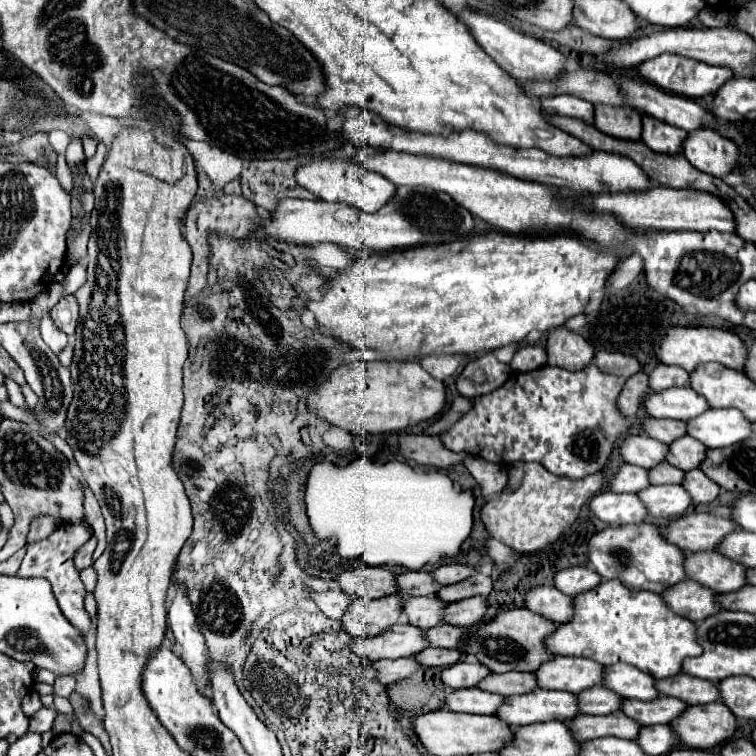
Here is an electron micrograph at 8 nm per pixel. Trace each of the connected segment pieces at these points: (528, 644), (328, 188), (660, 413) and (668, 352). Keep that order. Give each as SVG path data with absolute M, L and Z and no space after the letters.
M526 608L502 610L490 622L478 626L478 630L470 630L464 636L462 646L466 654L474 654L480 664L484 664L490 672L534 672L542 662L548 660L548 652L544 648L544 638L556 630L554 622L544 620L538 614L528 612Z
M312 160L310 164L302 166L296 172L296 180L306 190L314 192L318 198L326 202L342 202L354 208L360 208L368 214L374 214L380 210L396 192L396 186L390 184L390 180L384 180L384 176L376 172L368 172L366 168L360 168L356 162L342 162L342 160Z
M688 386L652 392L644 398L642 406L652 418L674 418L684 422L708 410L708 402L698 392L692 392L692 388Z
M676 326L676 328L668 328L666 334L662 336L662 342L656 350L656 358L662 360L662 364L680 366L686 372L692 372L692 368L696 368L696 364L704 364L704 362L718 362L726 368L742 370L746 352L748 352L746 346L734 332L726 332L720 328L706 328L706 326L696 326L696 328Z

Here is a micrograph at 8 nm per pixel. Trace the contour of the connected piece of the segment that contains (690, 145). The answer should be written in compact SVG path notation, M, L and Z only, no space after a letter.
M708 128L688 134L684 142L684 156L692 166L712 176L724 176L740 168L738 146Z

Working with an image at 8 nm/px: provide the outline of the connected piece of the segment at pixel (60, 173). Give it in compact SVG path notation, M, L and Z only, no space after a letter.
M58 154L58 164L56 164L56 178L58 178L60 186L62 186L66 192L72 188L72 174L70 174L70 168L66 166L64 154Z

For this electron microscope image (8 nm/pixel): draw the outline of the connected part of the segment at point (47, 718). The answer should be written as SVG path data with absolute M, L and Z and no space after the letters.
M40 708L40 712L36 712L36 714L30 718L28 732L38 732L38 734L50 732L56 714L58 714L58 712L56 712L54 708Z

